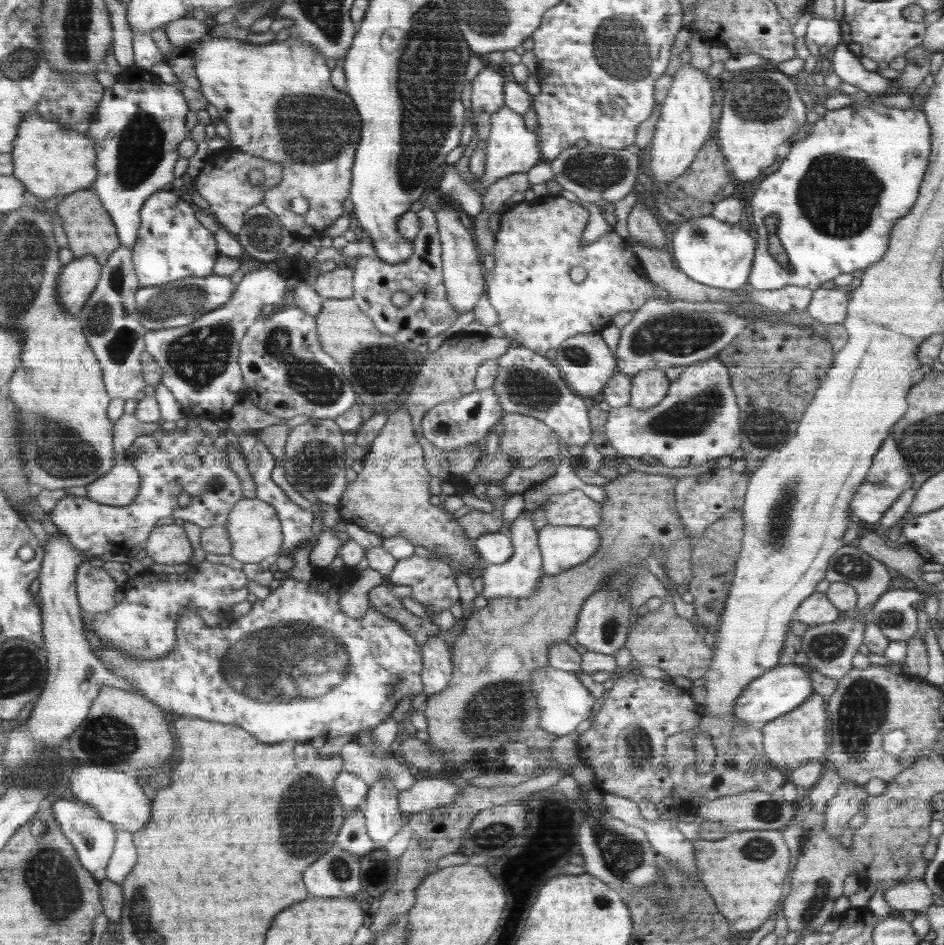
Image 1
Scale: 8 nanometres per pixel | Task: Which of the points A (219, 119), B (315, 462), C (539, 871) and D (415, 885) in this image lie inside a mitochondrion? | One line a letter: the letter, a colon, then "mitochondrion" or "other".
A: other
B: mitochondrion
C: other
D: other

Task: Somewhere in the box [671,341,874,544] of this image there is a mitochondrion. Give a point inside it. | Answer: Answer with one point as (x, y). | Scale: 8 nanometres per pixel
(765, 426)

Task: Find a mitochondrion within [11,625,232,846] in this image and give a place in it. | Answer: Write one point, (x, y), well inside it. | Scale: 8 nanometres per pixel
(107, 737)

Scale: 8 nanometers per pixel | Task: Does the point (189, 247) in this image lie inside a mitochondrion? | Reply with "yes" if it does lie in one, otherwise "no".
no

